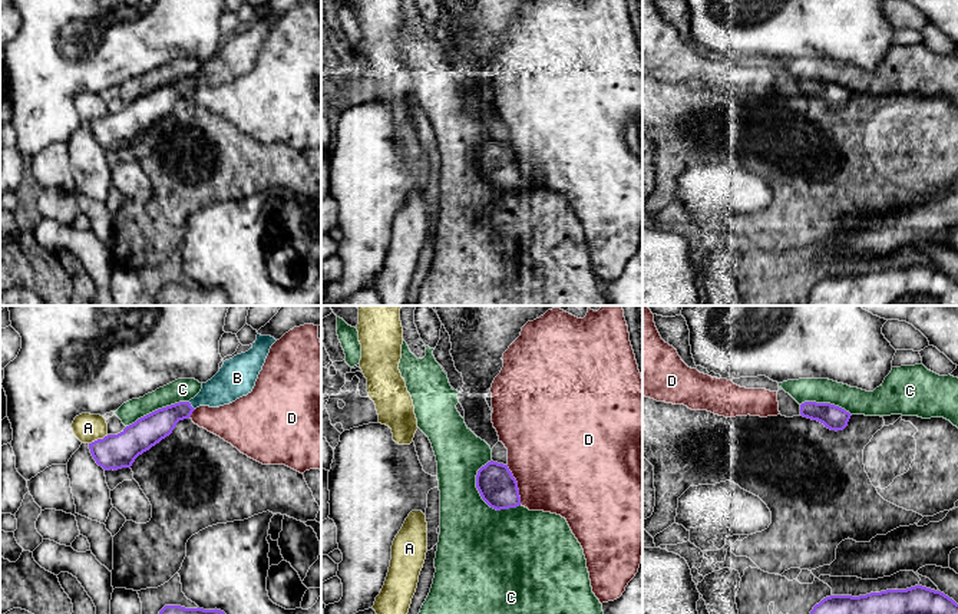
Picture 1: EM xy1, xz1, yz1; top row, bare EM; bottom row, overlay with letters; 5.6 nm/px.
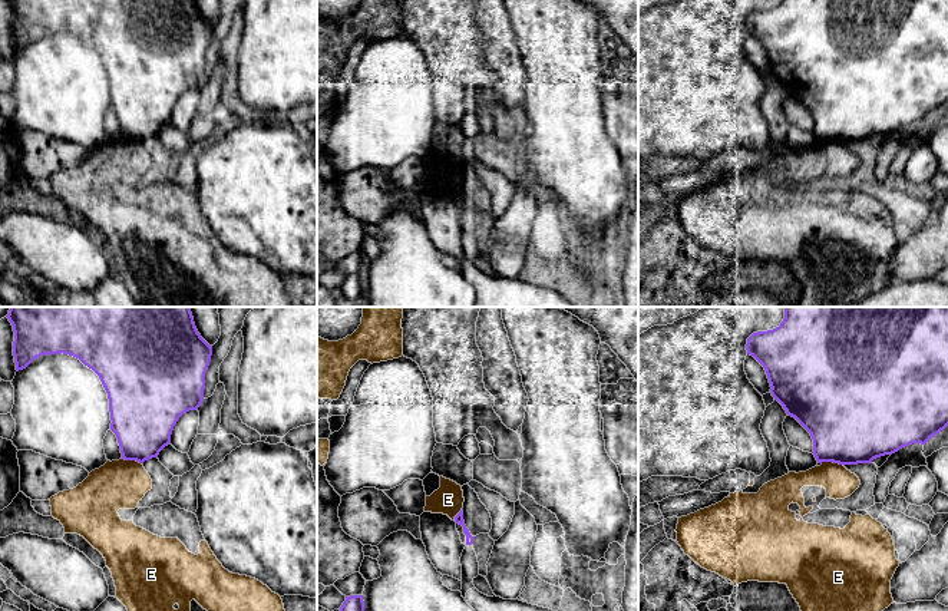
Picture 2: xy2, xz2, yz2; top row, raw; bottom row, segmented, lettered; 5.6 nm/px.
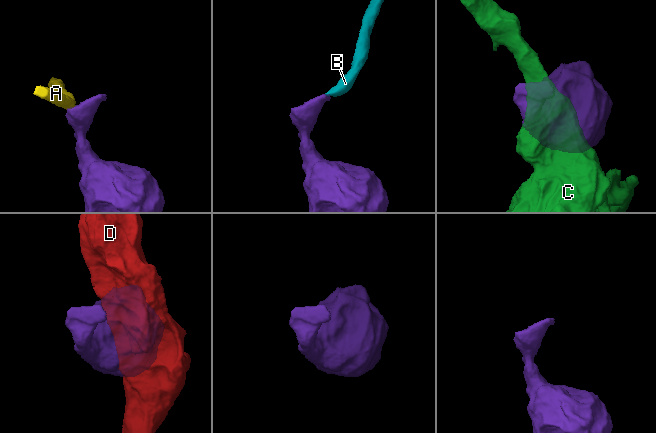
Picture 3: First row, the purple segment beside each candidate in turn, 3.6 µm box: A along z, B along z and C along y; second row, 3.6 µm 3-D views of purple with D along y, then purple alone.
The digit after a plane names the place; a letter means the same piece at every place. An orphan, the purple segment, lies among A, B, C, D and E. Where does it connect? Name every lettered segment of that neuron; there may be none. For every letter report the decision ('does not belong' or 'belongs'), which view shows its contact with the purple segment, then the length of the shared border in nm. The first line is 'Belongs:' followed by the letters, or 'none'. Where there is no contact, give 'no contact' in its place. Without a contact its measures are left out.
Belongs: B
A: does not belong | xy1 | 120 nm
B: belongs | xy1 | 60 nm
C: does not belong | xz1 | 320 nm
D: does not belong | xz1 | 240 nm
E: does not belong | yz2 | 130 nm

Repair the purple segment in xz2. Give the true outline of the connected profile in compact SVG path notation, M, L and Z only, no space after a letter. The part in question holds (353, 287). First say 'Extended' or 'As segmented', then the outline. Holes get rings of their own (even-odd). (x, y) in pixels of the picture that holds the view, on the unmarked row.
As segmented. M363 274L346 275L346 280L340 285L343 297L357 301L364 294Z

